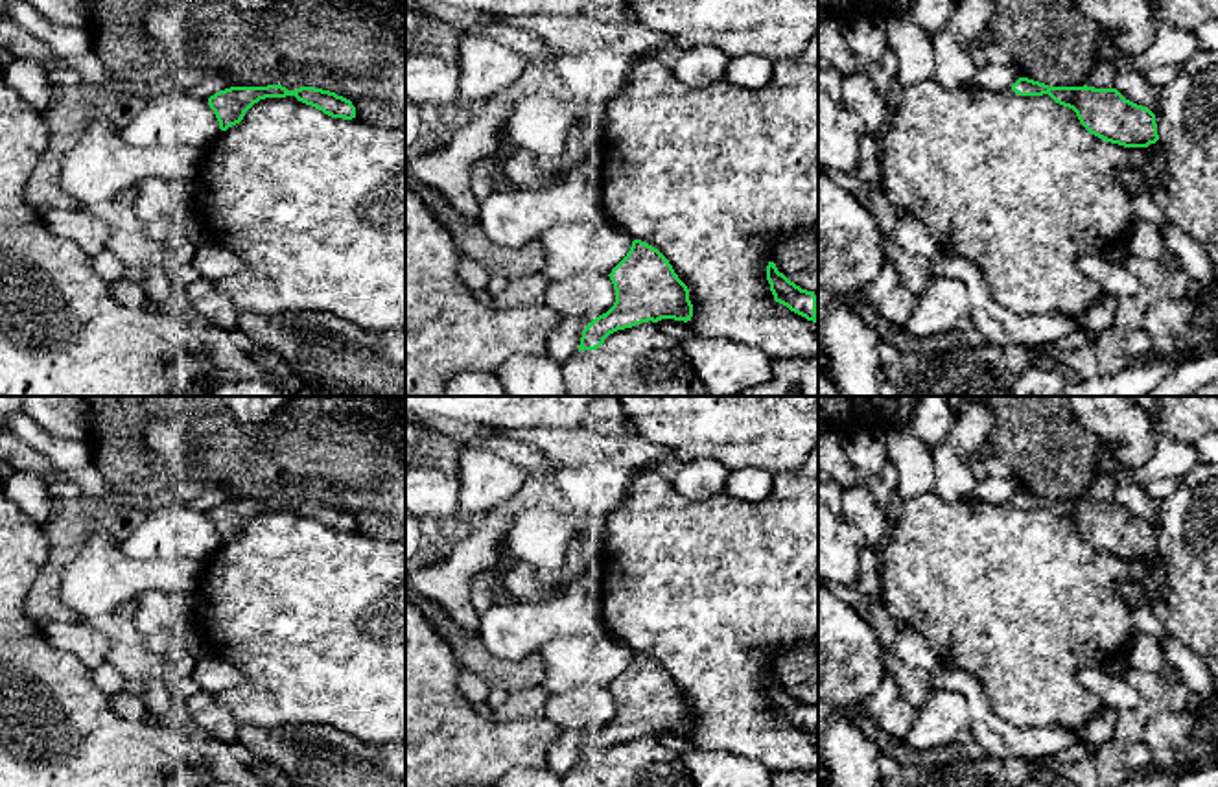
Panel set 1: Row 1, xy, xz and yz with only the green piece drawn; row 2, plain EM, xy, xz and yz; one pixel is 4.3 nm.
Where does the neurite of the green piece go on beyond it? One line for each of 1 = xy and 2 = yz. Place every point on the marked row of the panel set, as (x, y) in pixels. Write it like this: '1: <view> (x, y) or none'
1: none
2: none

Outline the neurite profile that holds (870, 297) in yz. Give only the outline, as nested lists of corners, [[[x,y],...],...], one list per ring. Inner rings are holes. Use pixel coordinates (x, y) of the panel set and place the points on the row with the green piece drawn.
[[[892,262],[884,271],[870,284],[859,289],[857,304],[853,306],[859,317],[877,332],[879,308],[886,295],[899,286],[899,276]]]

